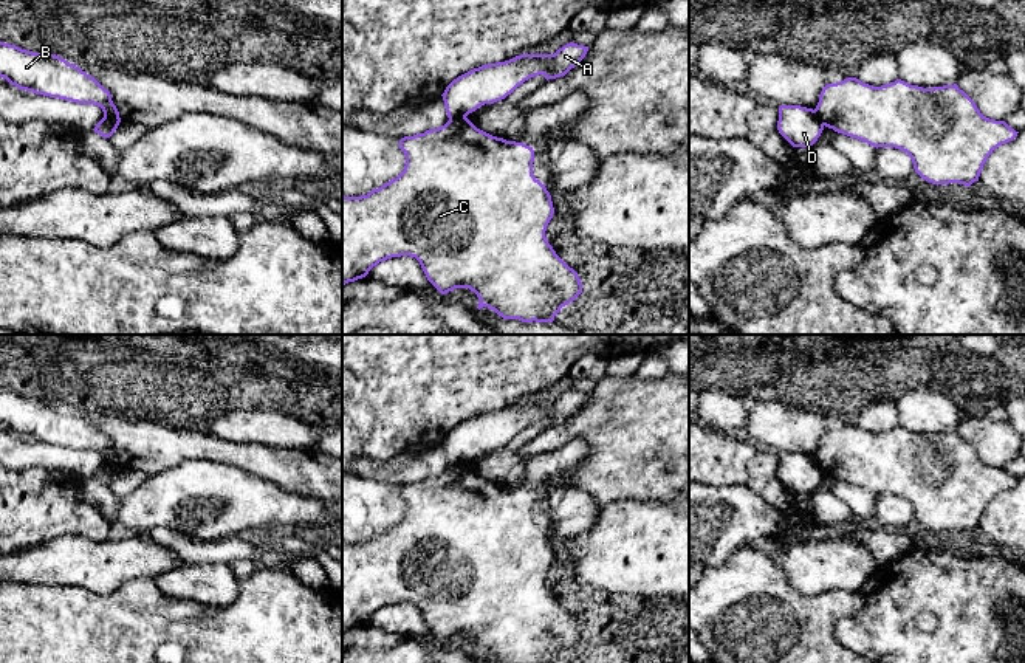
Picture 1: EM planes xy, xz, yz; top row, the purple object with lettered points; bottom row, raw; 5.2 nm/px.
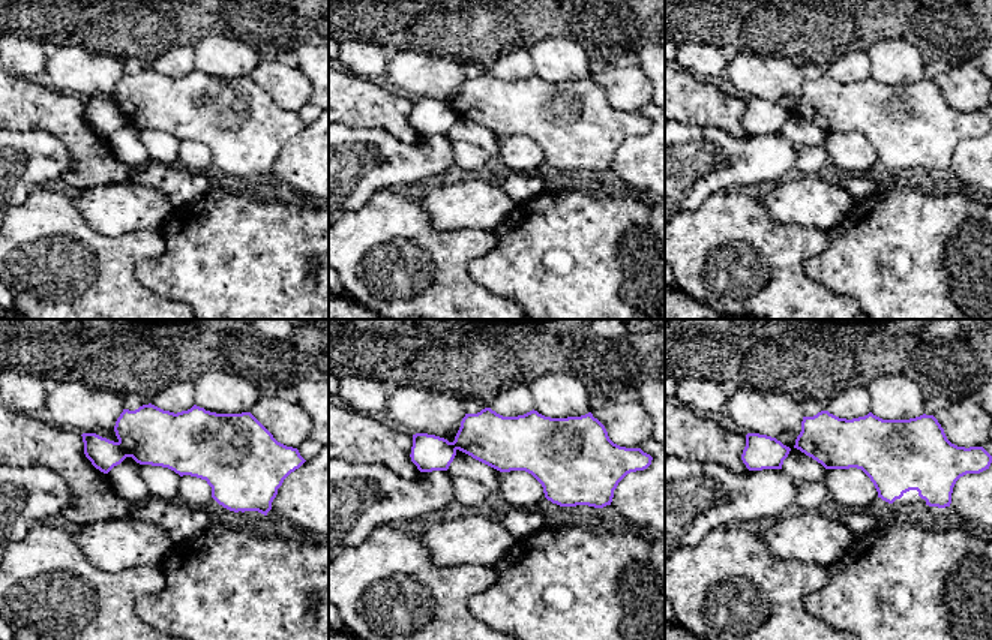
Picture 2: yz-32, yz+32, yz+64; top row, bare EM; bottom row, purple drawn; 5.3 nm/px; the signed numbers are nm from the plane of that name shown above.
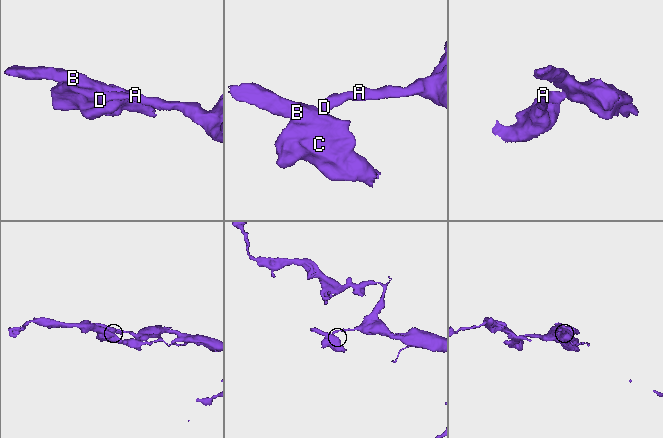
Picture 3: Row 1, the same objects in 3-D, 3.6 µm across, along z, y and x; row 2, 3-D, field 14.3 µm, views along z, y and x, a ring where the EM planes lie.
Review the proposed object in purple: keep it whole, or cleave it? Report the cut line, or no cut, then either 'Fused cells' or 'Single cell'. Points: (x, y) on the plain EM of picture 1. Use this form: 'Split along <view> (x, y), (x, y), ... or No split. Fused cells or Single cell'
Split along xy (104, 462), (119, 468). Fused cells

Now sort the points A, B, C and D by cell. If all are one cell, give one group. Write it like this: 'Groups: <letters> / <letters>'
Groups: A D / B C

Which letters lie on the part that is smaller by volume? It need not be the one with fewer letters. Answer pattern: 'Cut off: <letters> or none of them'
Cut off: B, C

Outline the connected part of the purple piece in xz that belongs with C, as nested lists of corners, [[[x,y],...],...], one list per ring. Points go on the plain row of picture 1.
[[[458,465],[449,466],[438,476],[430,476],[424,480],[401,485],[399,496],[406,502],[406,513],[396,525],[378,536],[370,538],[367,542],[342,542],[342,632],[365,624],[379,609],[392,604],[410,603],[420,609],[427,627],[441,641],[446,641],[455,635],[469,635],[480,646],[477,652],[478,657],[488,654],[499,663],[556,663],[562,654],[573,649],[582,640],[582,630],[578,620],[556,601],[545,584],[547,573],[554,561],[554,555],[545,531],[542,531],[533,522],[533,494],[523,490],[492,483],[477,476],[468,465]]]

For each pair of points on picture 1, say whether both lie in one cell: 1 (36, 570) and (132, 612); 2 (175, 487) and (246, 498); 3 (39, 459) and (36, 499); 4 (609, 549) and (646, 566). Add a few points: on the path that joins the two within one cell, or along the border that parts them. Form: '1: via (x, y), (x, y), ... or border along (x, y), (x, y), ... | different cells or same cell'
1: border along (34, 586), (84, 586), (95, 592), (107, 594) | different cells
2: via (192, 491), (212, 491), (229, 496) | same cell
3: border along (16, 468), (45, 468), (75, 476) | different cells
4: via (618, 552), (632, 552), (637, 556) | same cell

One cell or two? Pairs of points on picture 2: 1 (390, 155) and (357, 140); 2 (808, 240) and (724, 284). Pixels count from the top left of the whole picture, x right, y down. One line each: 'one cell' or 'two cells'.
1: one cell
2: one cell

